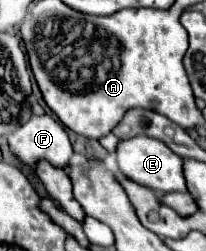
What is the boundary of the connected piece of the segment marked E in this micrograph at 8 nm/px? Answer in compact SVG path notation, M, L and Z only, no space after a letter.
M134 136L130 140L120 140L116 146L116 154L118 154L118 168L126 178L130 178L142 186L148 186L156 192L186 190L184 172L182 172L184 160L178 154L174 154L170 148L166 148L166 144L162 144L160 140L154 140L148 136Z

